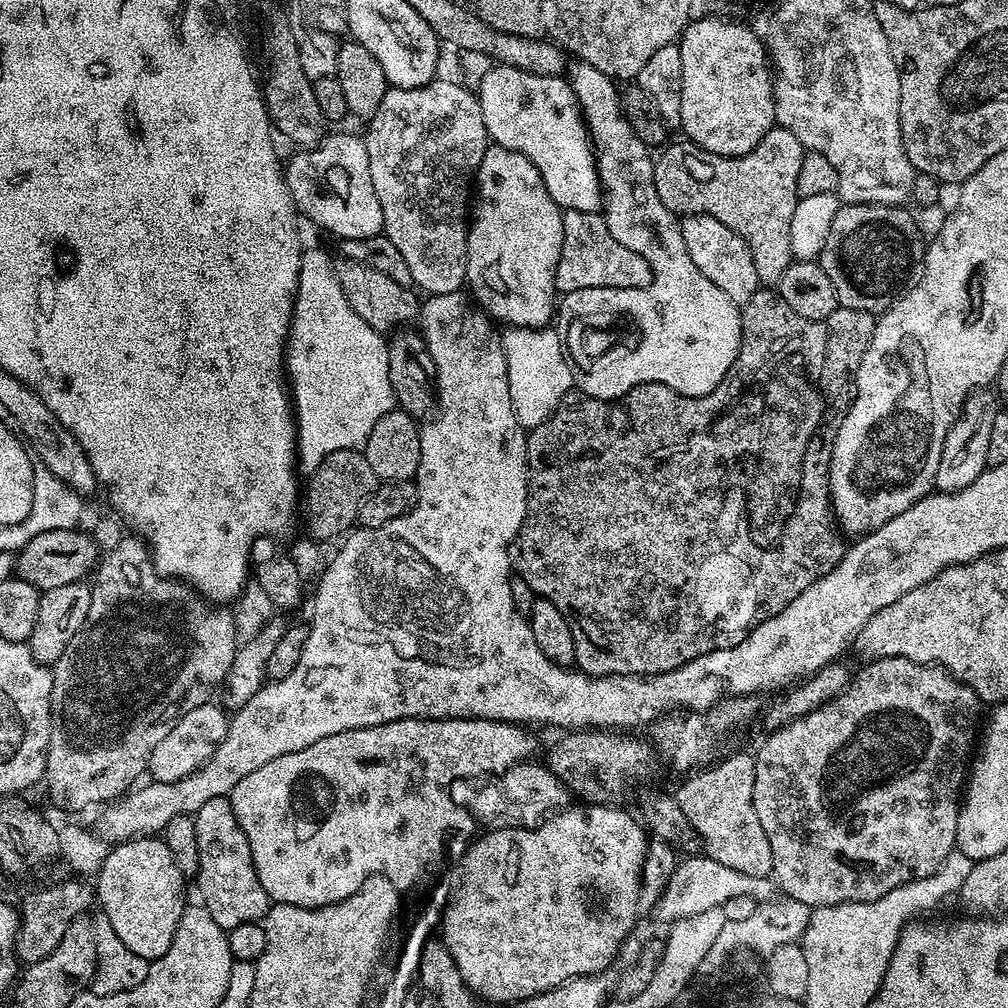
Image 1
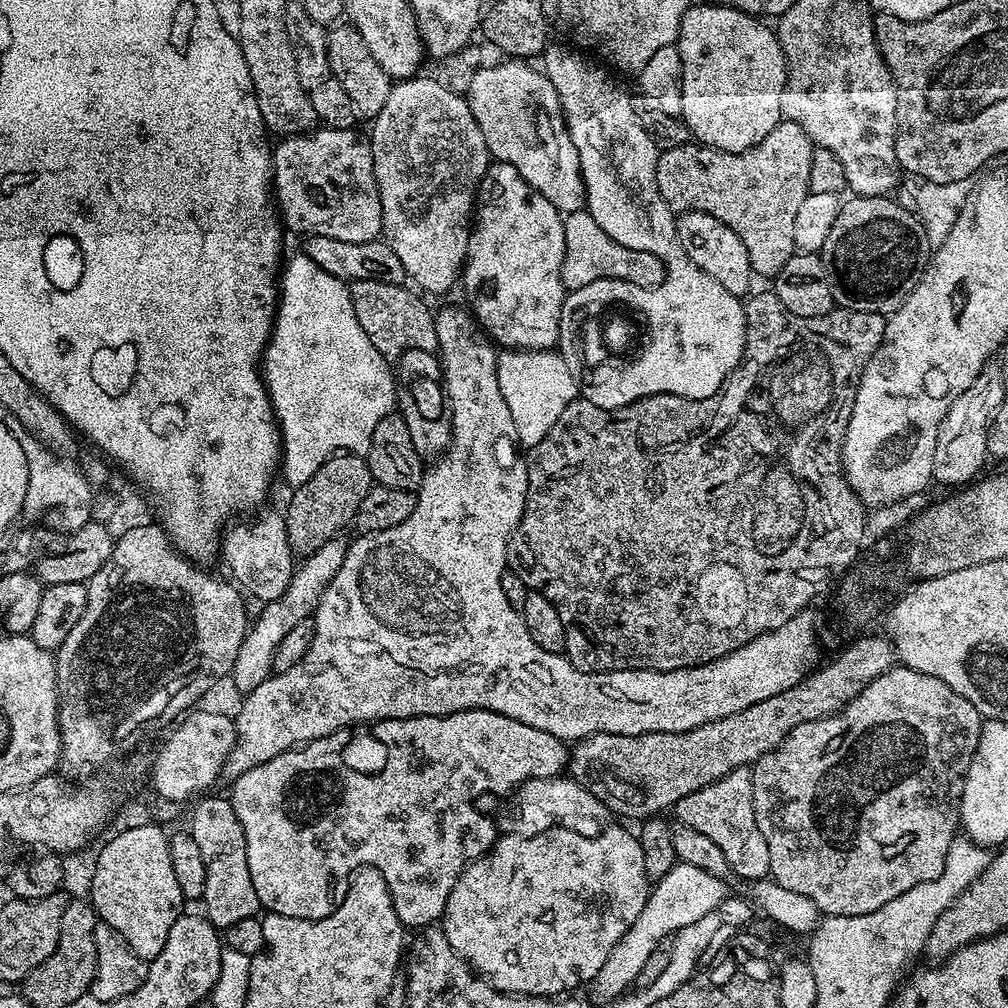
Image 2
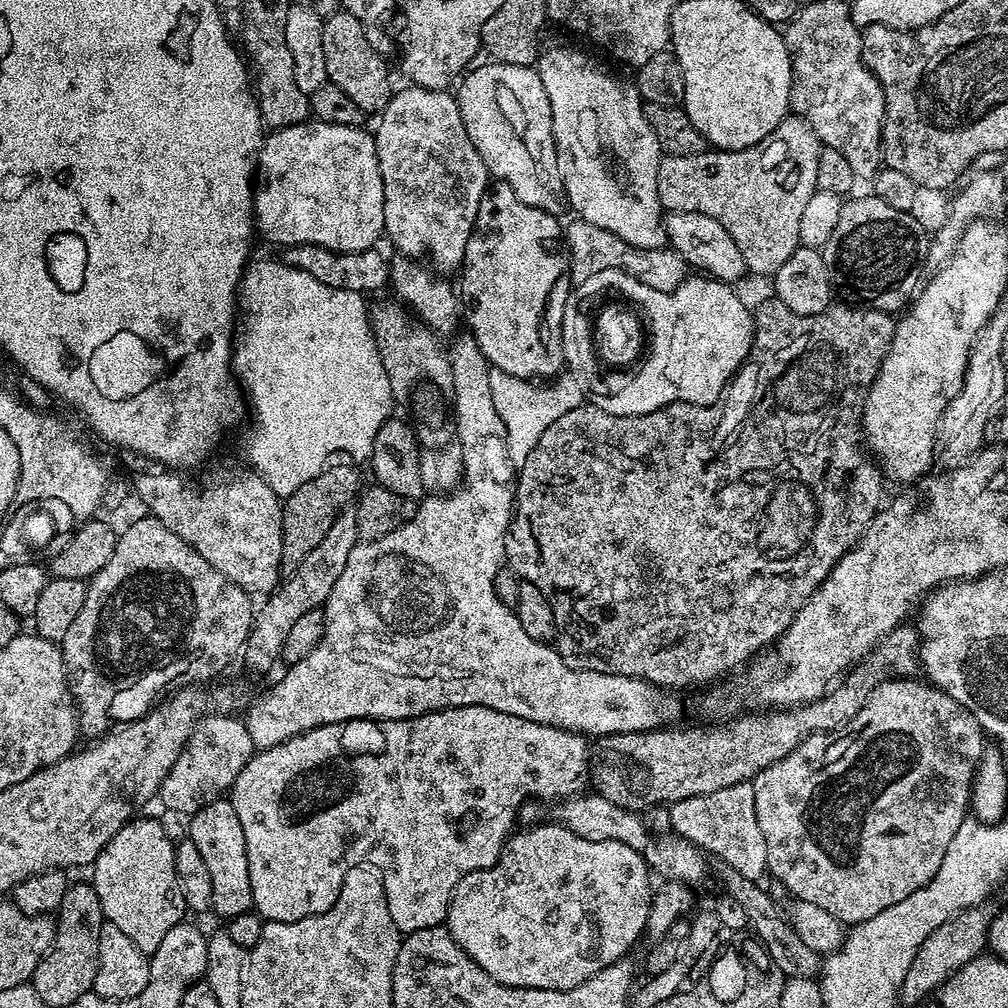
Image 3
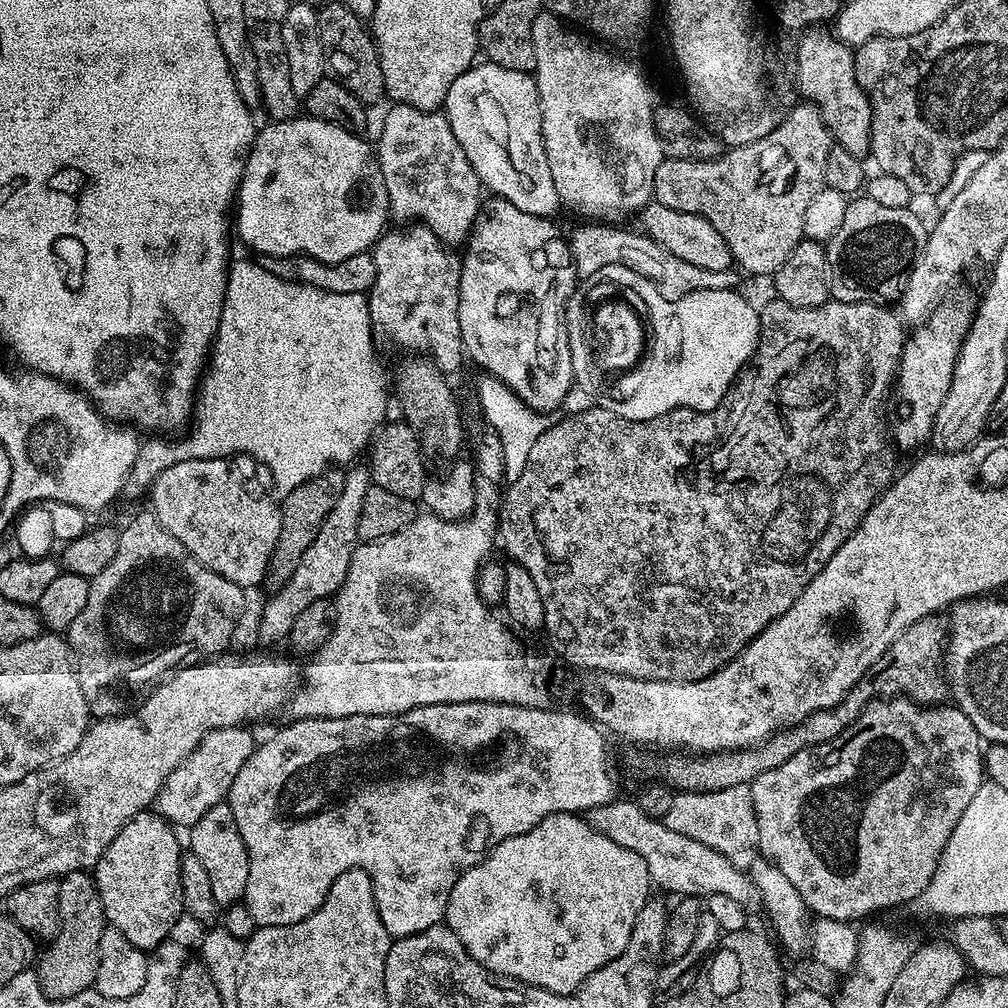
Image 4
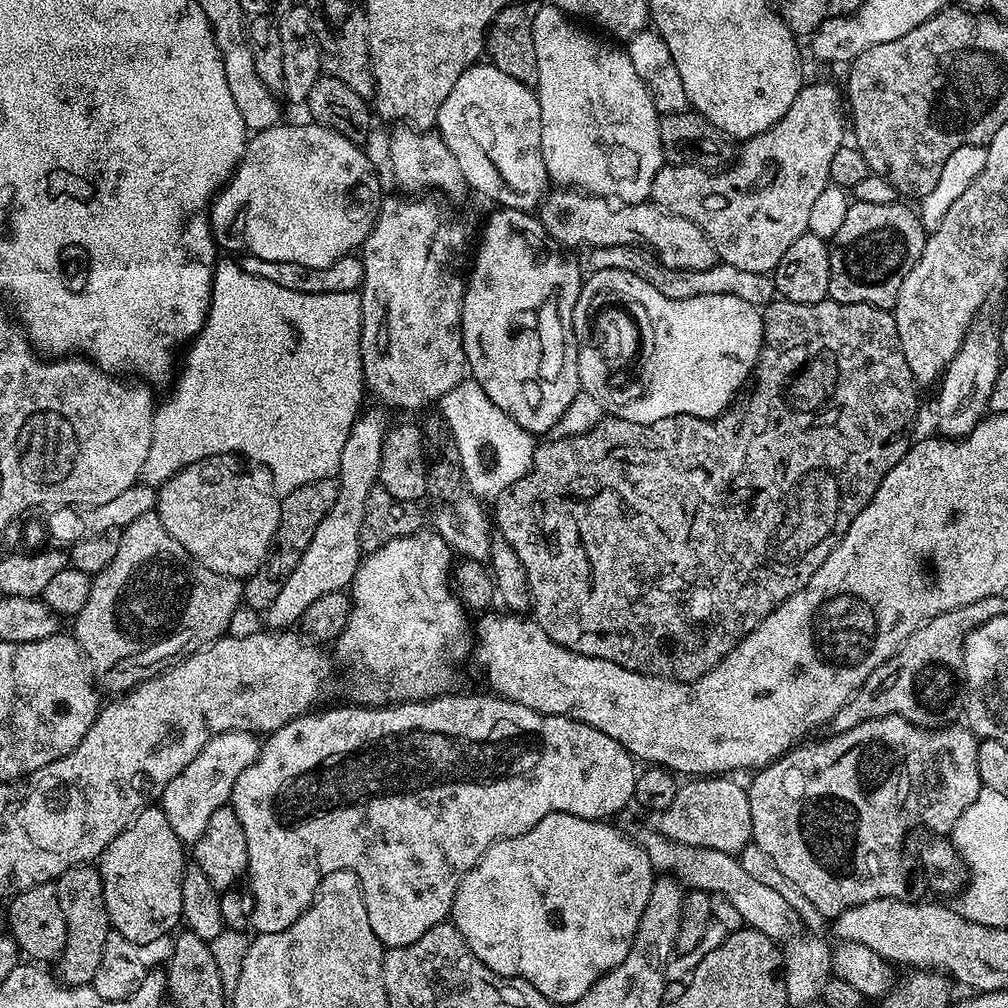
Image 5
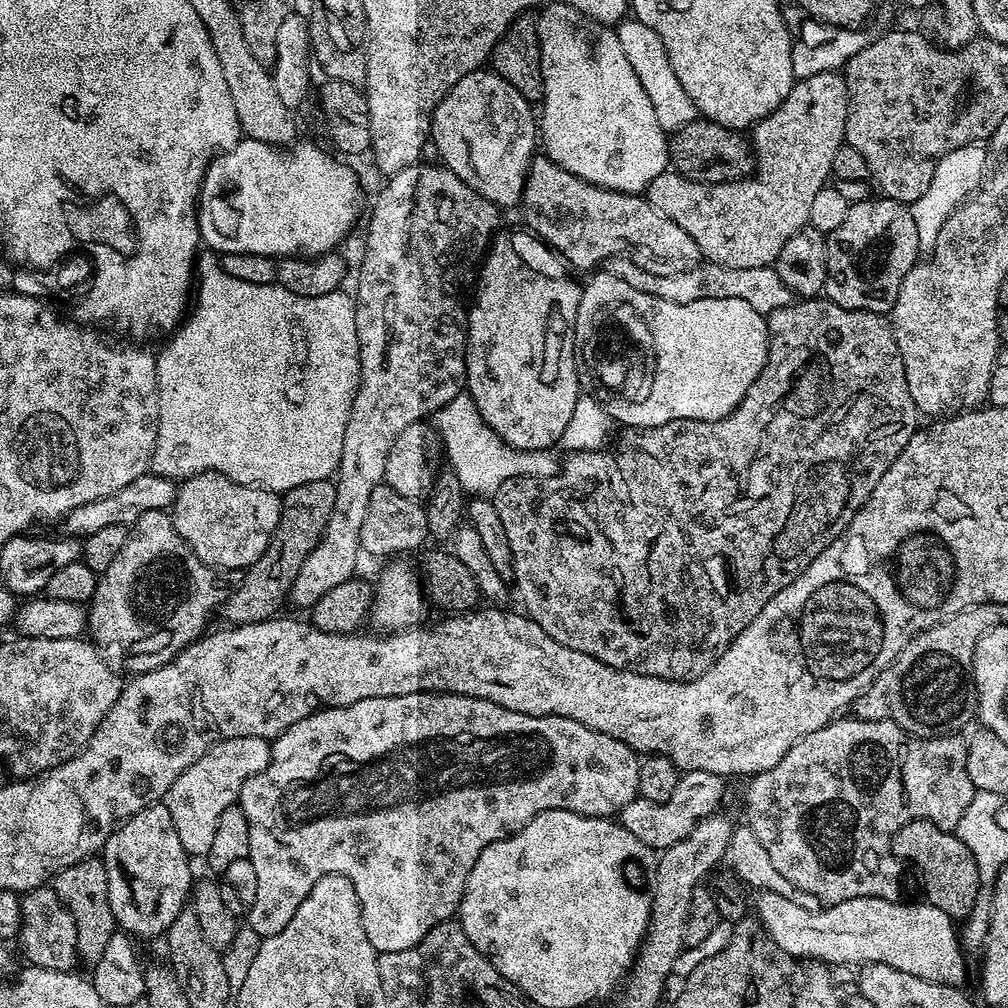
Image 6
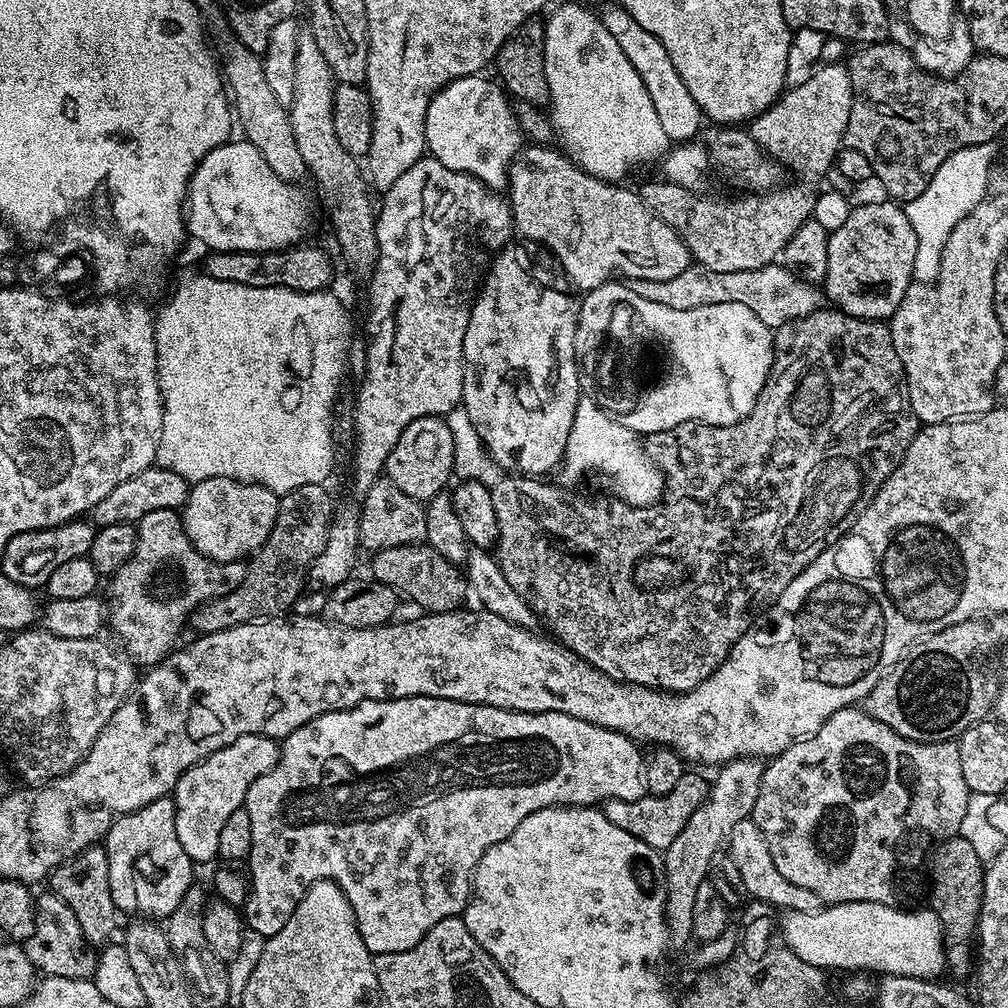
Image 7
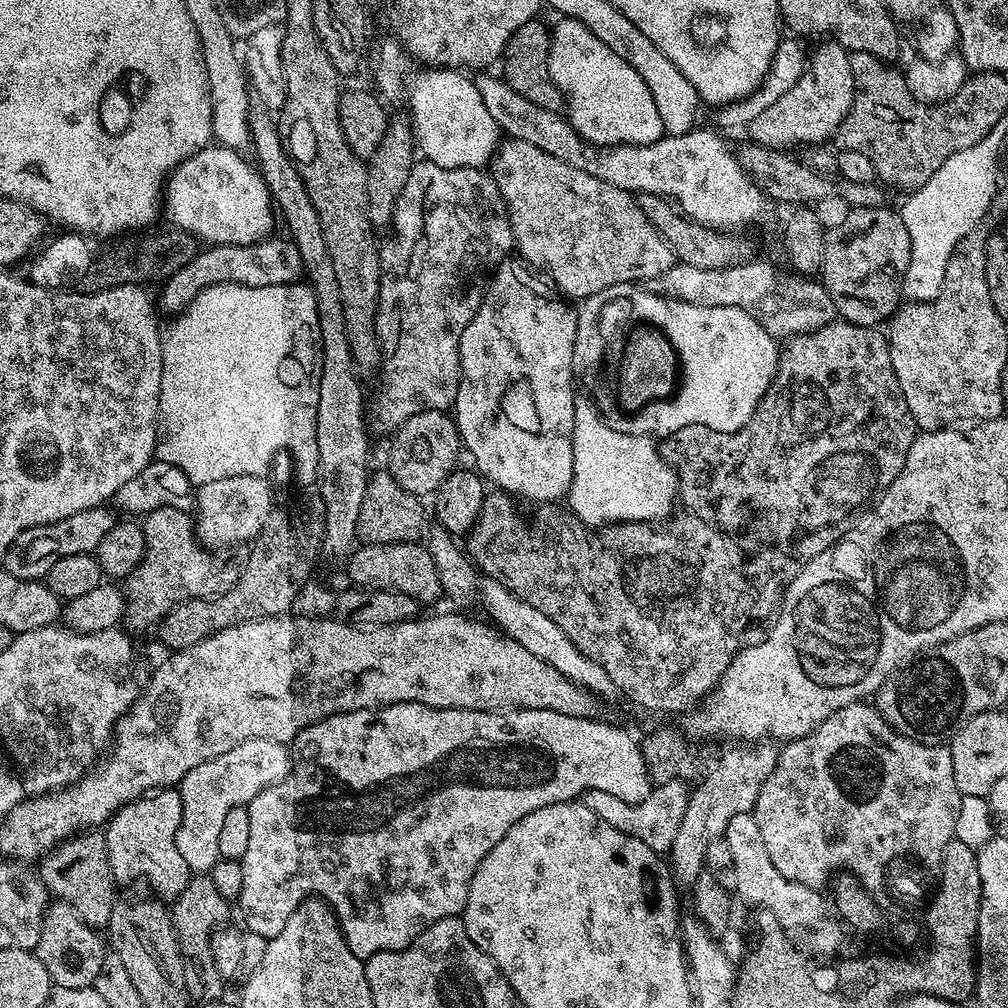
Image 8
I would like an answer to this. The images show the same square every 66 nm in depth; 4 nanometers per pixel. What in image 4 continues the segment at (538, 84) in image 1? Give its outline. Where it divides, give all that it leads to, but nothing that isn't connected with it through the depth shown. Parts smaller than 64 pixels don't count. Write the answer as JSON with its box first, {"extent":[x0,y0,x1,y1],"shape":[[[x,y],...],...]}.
{"extent":[442,62,561,217],"shape":[[[487,62],[480,63],[466,69],[454,82],[454,86],[450,86],[442,111],[448,117],[450,128],[454,130],[470,166],[474,166],[481,185],[487,191],[489,188],[493,197],[524,208],[526,214],[551,217],[551,212],[555,208],[559,209],[561,202],[559,194],[554,190],[554,178],[550,178],[550,166],[546,162],[540,95],[535,79],[526,72],[506,70]]]}

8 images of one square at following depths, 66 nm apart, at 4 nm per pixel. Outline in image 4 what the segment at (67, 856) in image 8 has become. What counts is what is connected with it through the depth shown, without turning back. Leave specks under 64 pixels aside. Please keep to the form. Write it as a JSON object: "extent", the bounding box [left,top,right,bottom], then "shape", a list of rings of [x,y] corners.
{"extent":[34,871,106,1000],"shape":[[[91,871],[68,872],[63,876],[58,890],[58,914],[60,929],[45,947],[49,948],[45,952],[43,949],[34,968],[42,990],[52,1000],[74,998],[78,994],[89,991],[96,983],[98,945],[102,943],[106,921],[96,877]]]}

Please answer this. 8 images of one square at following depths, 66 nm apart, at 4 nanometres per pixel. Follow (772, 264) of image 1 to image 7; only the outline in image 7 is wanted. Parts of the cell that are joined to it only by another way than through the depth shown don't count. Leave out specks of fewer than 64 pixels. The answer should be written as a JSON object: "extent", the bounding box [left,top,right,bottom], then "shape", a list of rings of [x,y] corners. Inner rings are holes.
{"extent":[639,62,852,272],"shape":[[[824,62],[813,67],[806,82],[793,84],[775,100],[762,115],[751,121],[750,131],[773,160],[780,161],[785,169],[797,172],[804,180],[816,180],[825,175],[836,162],[836,152],[844,143],[844,131],[850,122],[852,109],[852,83],[847,67],[840,62]],[[657,178],[639,185],[640,197],[652,213],[662,217],[690,250],[693,261],[701,268],[729,272],[758,270],[773,263],[783,253],[786,242],[806,223],[814,210],[817,189],[808,184],[785,183],[771,192],[740,194],[737,200],[711,200],[699,191],[683,188]]]}

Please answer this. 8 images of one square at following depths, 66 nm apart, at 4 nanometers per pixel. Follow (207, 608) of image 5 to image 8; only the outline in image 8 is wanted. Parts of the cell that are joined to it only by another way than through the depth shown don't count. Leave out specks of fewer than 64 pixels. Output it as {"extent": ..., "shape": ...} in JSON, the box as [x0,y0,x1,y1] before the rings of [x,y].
{"extent":[123,509,234,628],"shape":[[[158,509],[145,515],[142,520],[144,537],[148,543],[146,554],[142,562],[123,581],[124,602],[127,608],[126,616],[136,628],[144,628],[147,624],[155,625],[164,619],[164,616],[178,604],[189,598],[203,598],[217,596],[231,588],[234,583],[234,571],[224,560],[219,560],[215,551],[203,546],[197,539],[194,520],[187,511],[182,509]]]}

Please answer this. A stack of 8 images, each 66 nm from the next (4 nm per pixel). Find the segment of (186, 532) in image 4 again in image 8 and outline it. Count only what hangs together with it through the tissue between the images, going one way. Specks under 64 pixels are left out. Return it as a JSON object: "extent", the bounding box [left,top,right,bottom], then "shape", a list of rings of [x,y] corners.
{"extent":[194,475,274,550],"shape":[[[240,475],[199,485],[195,493],[194,527],[200,543],[210,550],[221,550],[254,540],[274,507],[268,482],[265,477]]]}

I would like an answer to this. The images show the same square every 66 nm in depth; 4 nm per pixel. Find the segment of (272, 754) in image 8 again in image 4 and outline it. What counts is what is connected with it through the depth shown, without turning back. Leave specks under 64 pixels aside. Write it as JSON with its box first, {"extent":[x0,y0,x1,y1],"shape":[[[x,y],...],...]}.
{"extent":[156,725,256,830],"shape":[[[240,725],[219,728],[205,734],[196,750],[166,778],[156,799],[159,815],[177,829],[188,830],[198,822],[198,818],[202,818],[202,814],[206,814],[206,810],[210,810],[210,806],[225,801],[235,775],[242,770],[246,758],[250,758],[255,748],[256,738],[249,732],[251,731],[247,727]]]}

